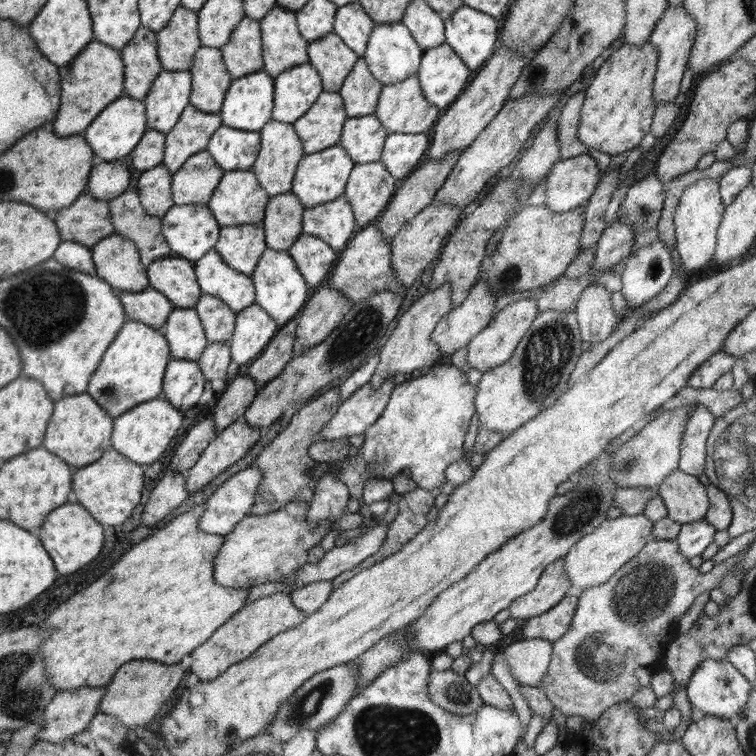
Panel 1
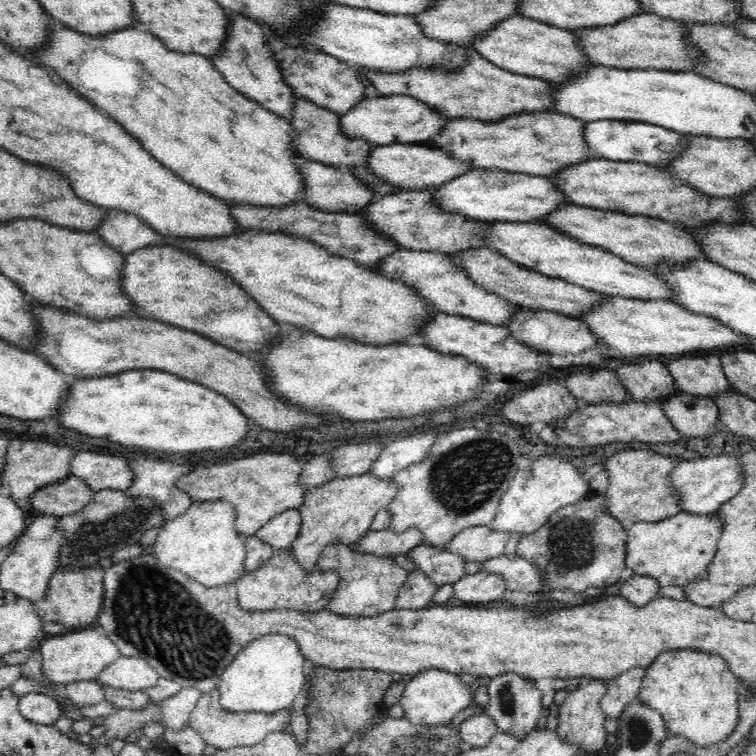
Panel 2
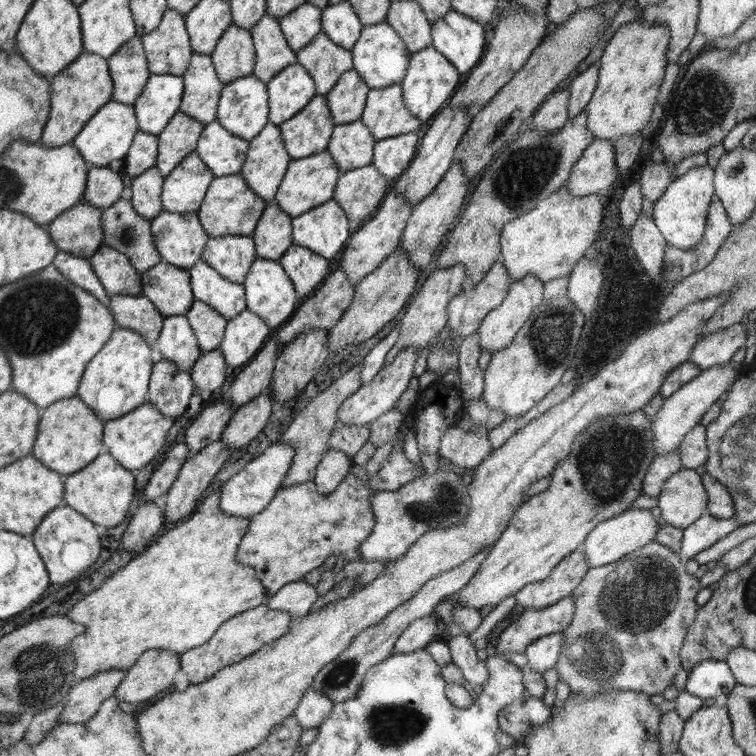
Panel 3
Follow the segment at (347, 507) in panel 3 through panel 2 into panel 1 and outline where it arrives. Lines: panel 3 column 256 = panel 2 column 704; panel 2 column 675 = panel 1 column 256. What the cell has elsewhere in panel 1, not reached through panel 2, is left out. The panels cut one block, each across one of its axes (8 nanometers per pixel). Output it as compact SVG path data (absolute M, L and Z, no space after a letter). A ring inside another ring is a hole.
M286 504L286 507L266 514L248 514L232 532L226 535L218 555L214 557L214 580L226 588L248 588L266 582L284 582L298 567L308 562L308 551L320 545L332 523L310 526L308 504Z

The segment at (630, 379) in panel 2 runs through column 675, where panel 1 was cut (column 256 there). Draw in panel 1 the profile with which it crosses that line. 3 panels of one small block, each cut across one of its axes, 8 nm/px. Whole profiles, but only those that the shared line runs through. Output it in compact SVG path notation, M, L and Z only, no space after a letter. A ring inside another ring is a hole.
M238 375L212 403L210 417L214 419L216 430L224 430L236 419L242 418L260 389L250 375Z

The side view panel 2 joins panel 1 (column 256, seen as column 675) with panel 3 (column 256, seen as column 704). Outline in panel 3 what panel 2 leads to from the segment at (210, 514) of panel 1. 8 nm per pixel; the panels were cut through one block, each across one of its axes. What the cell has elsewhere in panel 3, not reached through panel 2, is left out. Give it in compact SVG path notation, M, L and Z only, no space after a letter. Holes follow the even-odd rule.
M280 440L268 446L260 456L249 461L236 476L219 486L220 508L227 515L238 518L250 518L262 512L281 488L284 477L292 465L294 454L295 448Z

